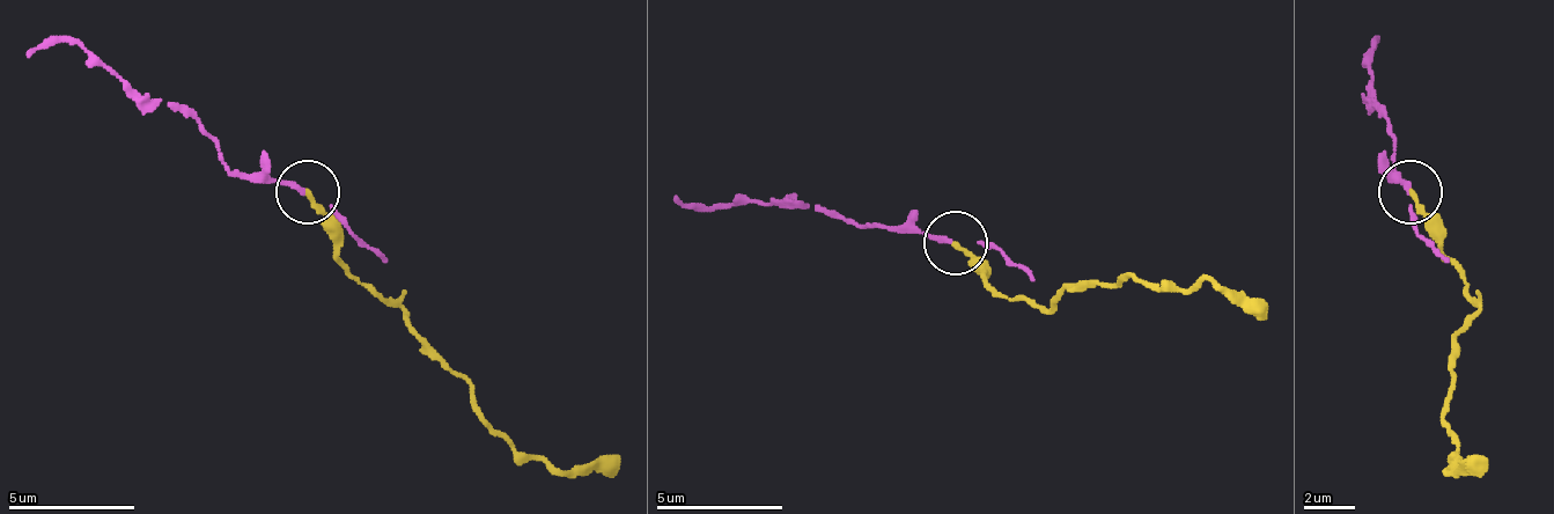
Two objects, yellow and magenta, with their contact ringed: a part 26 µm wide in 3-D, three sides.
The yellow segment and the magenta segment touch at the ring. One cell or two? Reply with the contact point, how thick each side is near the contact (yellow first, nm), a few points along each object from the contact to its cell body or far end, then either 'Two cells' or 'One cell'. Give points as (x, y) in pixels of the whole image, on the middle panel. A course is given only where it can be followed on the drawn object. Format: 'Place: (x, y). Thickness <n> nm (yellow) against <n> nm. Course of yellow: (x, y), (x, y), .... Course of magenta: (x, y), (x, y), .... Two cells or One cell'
Place: (955, 242). Thickness 190 nm (yellow) against 130 nm. Course of yellow: (957, 244), (982, 276), (1033, 307), (1072, 288), (1217, 281), (1268, 320). Course of magenta: (950, 244), (886, 232), (836, 212), (785, 206), (690, 206), (677, 193). Two cells

